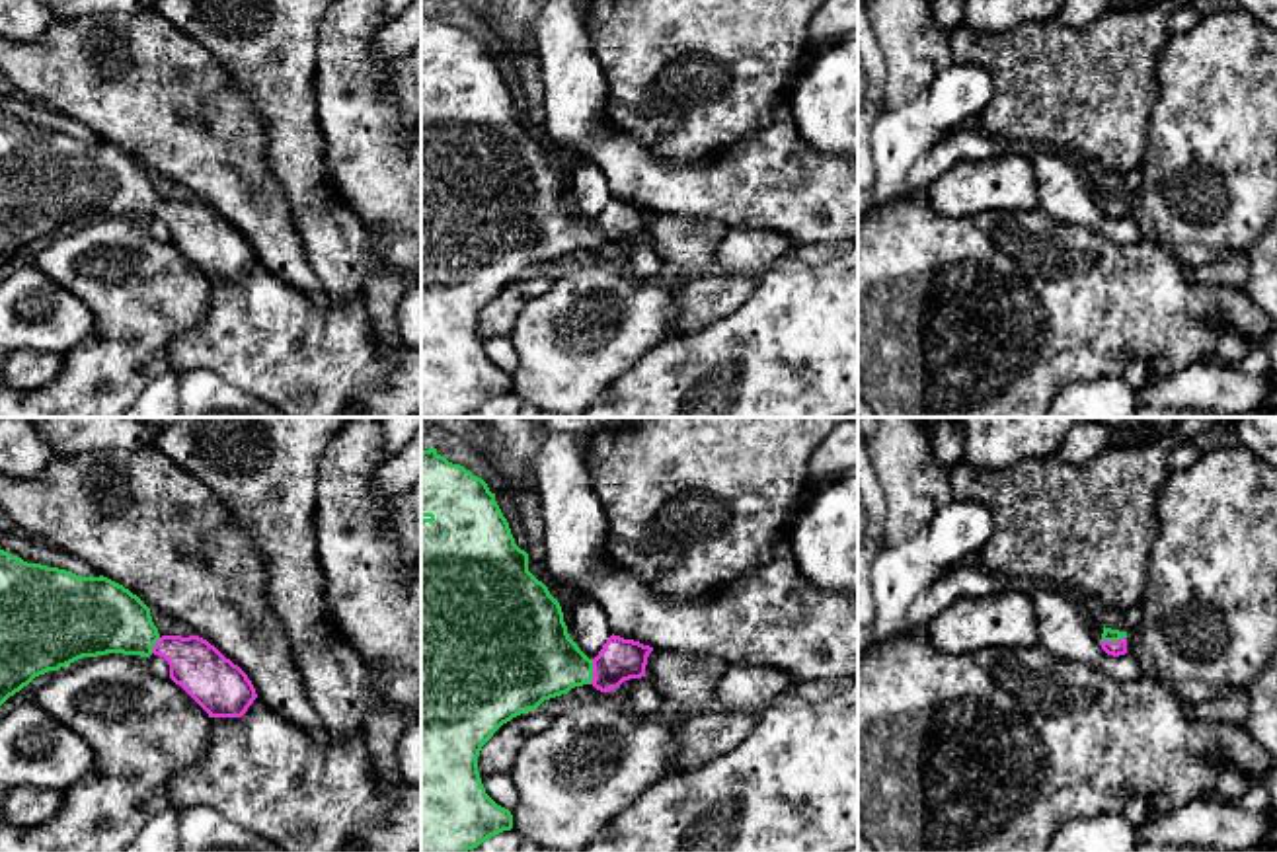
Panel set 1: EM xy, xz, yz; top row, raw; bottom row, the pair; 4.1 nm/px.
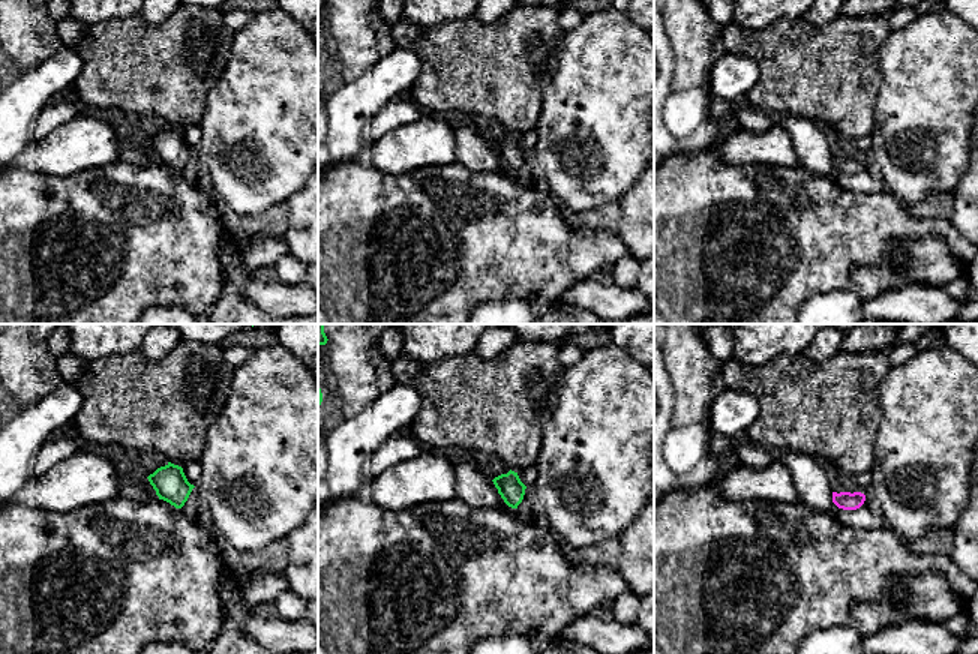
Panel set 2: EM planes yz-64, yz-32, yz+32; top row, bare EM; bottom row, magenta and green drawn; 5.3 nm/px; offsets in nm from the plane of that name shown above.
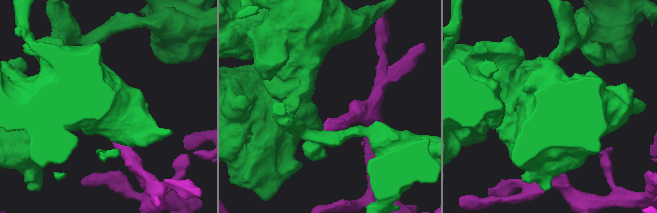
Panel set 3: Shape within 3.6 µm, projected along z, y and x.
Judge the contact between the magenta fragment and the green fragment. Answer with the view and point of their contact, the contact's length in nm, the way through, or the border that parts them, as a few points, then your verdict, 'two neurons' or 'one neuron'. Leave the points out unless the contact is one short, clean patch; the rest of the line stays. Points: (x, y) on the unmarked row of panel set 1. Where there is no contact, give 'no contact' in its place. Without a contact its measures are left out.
meets magenta in yz at (1112, 205); contact 110 nm long; runs through yz (1112, 211), (1112, 205), (1108, 197); one neuron

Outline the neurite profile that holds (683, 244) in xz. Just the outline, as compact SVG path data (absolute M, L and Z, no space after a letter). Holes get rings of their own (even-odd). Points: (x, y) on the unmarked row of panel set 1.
M653 213L645 242L673 273L710 273L716 271L714 250L727 230L729 226L716 218Z

